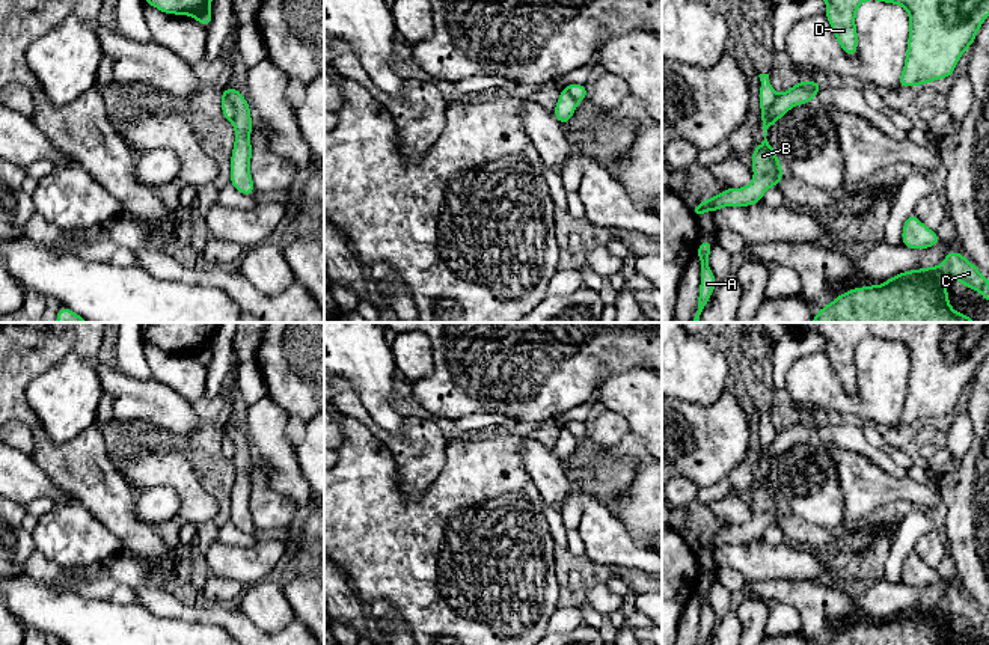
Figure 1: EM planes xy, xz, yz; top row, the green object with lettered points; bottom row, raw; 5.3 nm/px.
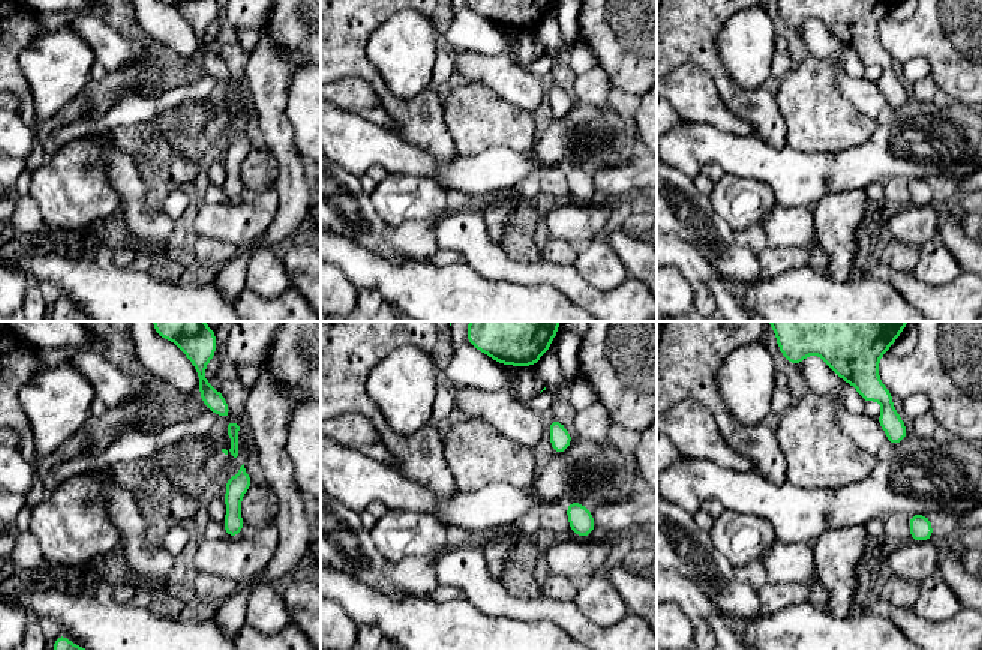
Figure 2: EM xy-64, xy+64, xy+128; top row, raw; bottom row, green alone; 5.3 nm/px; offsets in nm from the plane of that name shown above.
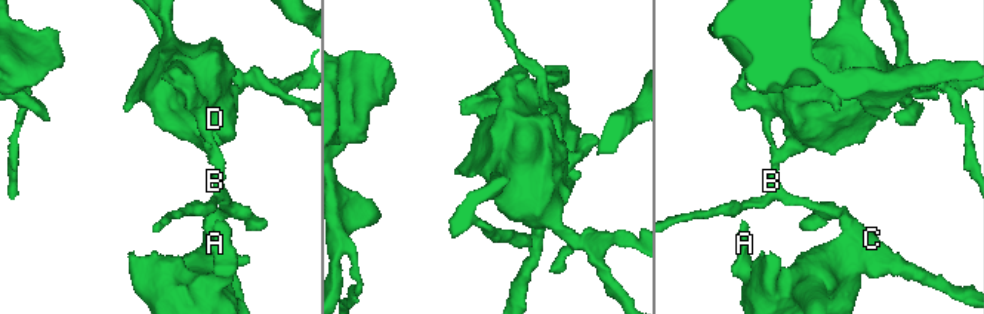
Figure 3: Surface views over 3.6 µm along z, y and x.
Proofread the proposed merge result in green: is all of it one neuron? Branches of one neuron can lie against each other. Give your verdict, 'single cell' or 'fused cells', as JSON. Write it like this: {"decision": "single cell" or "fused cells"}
{"decision": "fused cells"}

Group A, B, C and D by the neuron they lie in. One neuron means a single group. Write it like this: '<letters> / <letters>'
A B C / D

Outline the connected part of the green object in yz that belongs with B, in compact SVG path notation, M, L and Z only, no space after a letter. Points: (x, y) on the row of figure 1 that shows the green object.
M760 74L760 109L761 109L761 124L764 130L764 140L757 145L752 151L752 170L754 179L749 185L742 188L728 187L718 196L700 202L690 206L690 211L697 219L700 219L707 211L718 211L724 206L751 206L763 200L763 196L769 187L778 187L782 181L784 169L779 164L776 151L767 142L767 128L775 125L776 121L767 119L767 112L772 109L776 93L770 84L769 74Z

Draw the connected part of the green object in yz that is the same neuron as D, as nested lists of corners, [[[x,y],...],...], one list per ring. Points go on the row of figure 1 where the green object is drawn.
[[[825,0],[825,17],[844,54],[855,57],[858,51],[858,32],[855,15],[861,3],[867,0]]]

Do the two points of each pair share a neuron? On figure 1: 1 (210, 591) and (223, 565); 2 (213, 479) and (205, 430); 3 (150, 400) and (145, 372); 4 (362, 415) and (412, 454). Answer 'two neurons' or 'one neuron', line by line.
1: two neurons
2: one neuron
3: two neurons
4: one neuron

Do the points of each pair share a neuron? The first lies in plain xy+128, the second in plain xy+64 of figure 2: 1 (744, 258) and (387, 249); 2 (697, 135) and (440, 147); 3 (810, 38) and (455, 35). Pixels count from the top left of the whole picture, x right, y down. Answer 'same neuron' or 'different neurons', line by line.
1: same neuron
2: different neurons
3: same neuron

